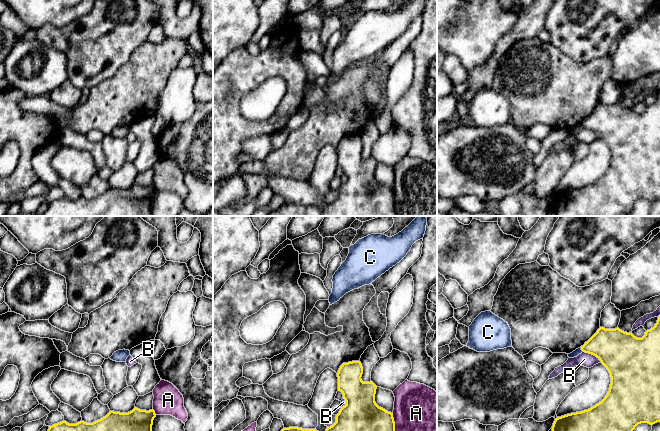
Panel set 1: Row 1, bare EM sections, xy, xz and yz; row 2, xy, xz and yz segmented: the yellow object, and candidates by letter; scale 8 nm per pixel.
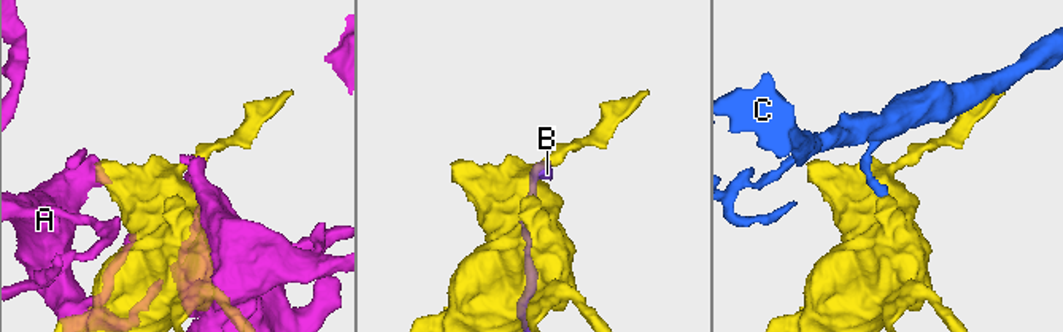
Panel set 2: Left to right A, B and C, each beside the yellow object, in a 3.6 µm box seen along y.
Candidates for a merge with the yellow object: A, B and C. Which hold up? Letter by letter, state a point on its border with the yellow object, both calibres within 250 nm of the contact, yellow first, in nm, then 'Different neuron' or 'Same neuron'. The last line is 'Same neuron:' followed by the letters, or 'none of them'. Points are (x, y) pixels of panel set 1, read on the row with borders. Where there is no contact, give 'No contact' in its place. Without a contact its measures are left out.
A: Touches yellow at xz (394, 422). Thickness 260 nm (yellow) against 380 nm. Different neuron
B: Touches yellow at yz (592, 354). Thickness 340 nm (yellow) against 110 nm. Different neuron
C: Touches yellow at yz (582, 350). Thickness 300 nm (yellow) against 50 nm. Different neuron
Same neuron: none of them

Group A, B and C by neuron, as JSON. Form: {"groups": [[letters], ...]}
{"groups": [["A"], ["B"], ["C"]]}

